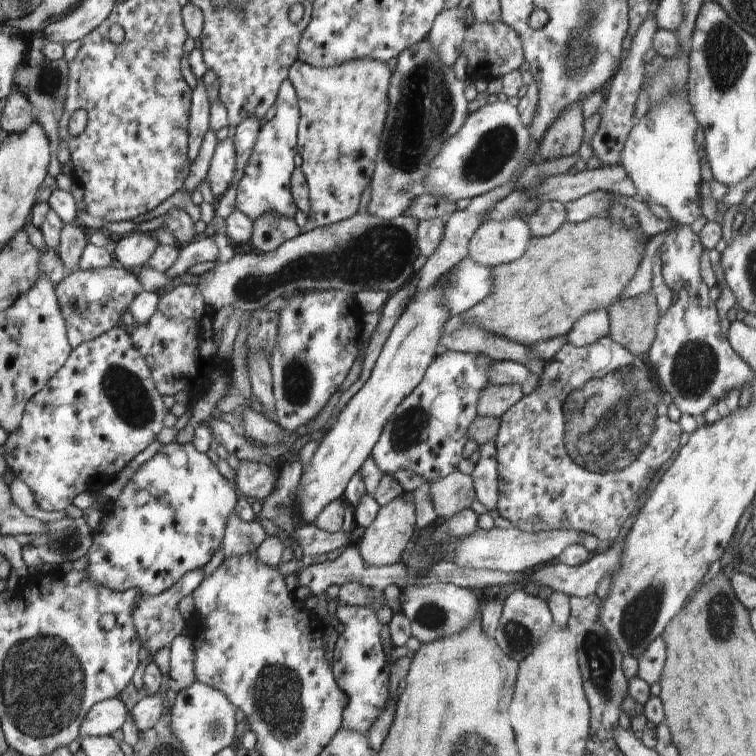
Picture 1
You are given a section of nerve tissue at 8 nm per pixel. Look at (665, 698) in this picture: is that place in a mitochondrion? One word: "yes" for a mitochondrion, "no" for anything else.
no

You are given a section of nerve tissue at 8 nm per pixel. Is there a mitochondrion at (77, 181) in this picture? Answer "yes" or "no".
no

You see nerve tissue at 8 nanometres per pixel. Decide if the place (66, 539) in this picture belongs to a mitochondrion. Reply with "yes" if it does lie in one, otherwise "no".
yes

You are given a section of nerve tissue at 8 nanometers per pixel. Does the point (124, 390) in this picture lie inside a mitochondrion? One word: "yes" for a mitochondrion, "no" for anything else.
yes

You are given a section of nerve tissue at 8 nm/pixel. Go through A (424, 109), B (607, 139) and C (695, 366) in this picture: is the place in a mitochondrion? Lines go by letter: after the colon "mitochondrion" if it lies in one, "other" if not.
A: mitochondrion
B: other
C: mitochondrion

